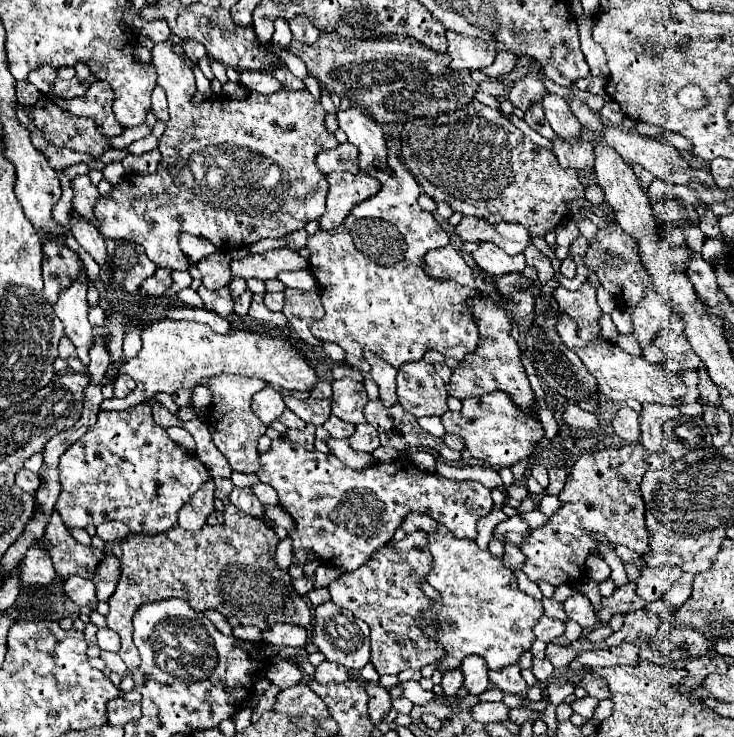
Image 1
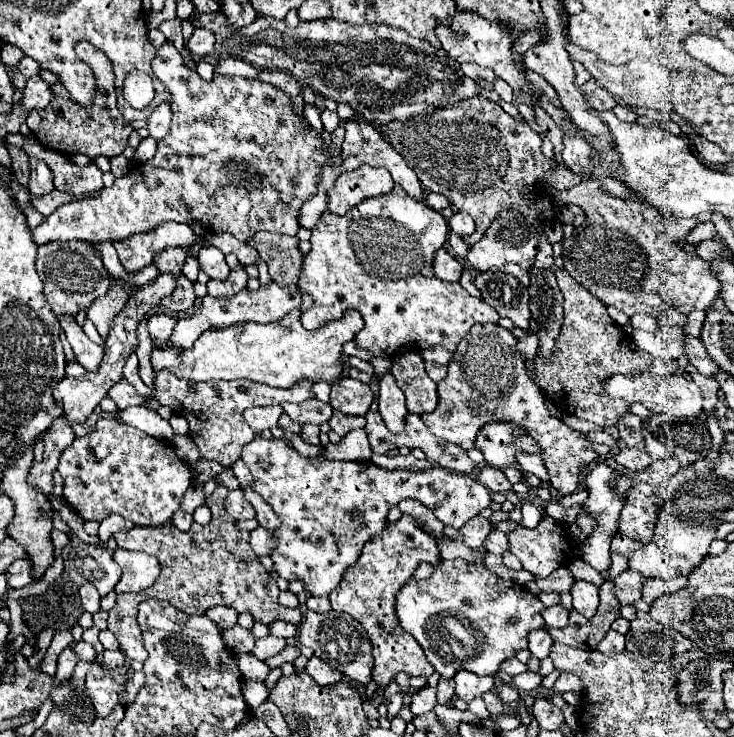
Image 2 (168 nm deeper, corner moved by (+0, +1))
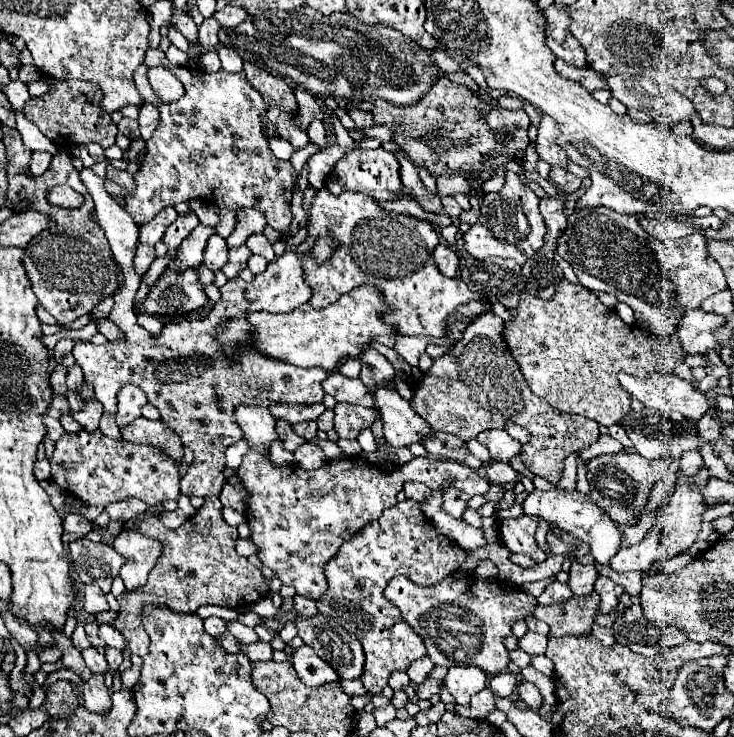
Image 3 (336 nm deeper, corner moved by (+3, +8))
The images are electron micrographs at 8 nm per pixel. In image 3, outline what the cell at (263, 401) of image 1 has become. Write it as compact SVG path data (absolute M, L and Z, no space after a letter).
M238 406L236 408L236 422L244 432L244 438L250 446L258 452L268 452L270 442L278 436L276 434L276 418L272 412L262 406Z

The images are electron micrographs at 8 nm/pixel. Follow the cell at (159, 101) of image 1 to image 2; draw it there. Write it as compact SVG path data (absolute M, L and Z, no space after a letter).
M161 103L147 119L147 129L149 129L149 137L153 137L155 141L163 139L169 133L169 123L171 123L171 109L167 103Z

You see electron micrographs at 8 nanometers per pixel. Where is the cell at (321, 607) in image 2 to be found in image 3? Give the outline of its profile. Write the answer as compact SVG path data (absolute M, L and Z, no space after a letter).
M294 596L294 610L296 614L300 616L314 616L318 610L316 610L316 600L312 598L304 598L304 596Z

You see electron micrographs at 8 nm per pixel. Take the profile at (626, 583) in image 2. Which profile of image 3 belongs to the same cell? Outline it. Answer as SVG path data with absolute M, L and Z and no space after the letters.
M598 576L596 584L594 584L596 592L600 594L602 602L600 602L600 614L606 614L610 610L614 610L618 606L618 598L624 594L624 588L618 586L612 578L608 576Z

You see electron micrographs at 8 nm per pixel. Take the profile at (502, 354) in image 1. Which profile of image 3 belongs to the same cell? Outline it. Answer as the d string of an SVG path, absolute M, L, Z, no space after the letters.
M490 310L488 314L480 314L480 318L464 330L464 338L456 342L448 354L434 360L412 398L412 408L432 426L432 430L454 434L464 442L476 438L484 430L504 428L508 420L522 424L532 434L530 444L522 448L524 464L552 484L558 484L562 478L564 458L570 452L592 446L600 436L594 420L562 414L532 394L518 362L504 342L504 320Z

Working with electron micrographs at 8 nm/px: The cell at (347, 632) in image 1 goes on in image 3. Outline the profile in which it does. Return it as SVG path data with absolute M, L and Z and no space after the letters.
M316 614L312 618L296 616L296 628L304 644L312 646L316 654L338 672L340 678L360 678L364 672L364 650L356 634L348 634L348 630L336 626L336 622L324 614Z

